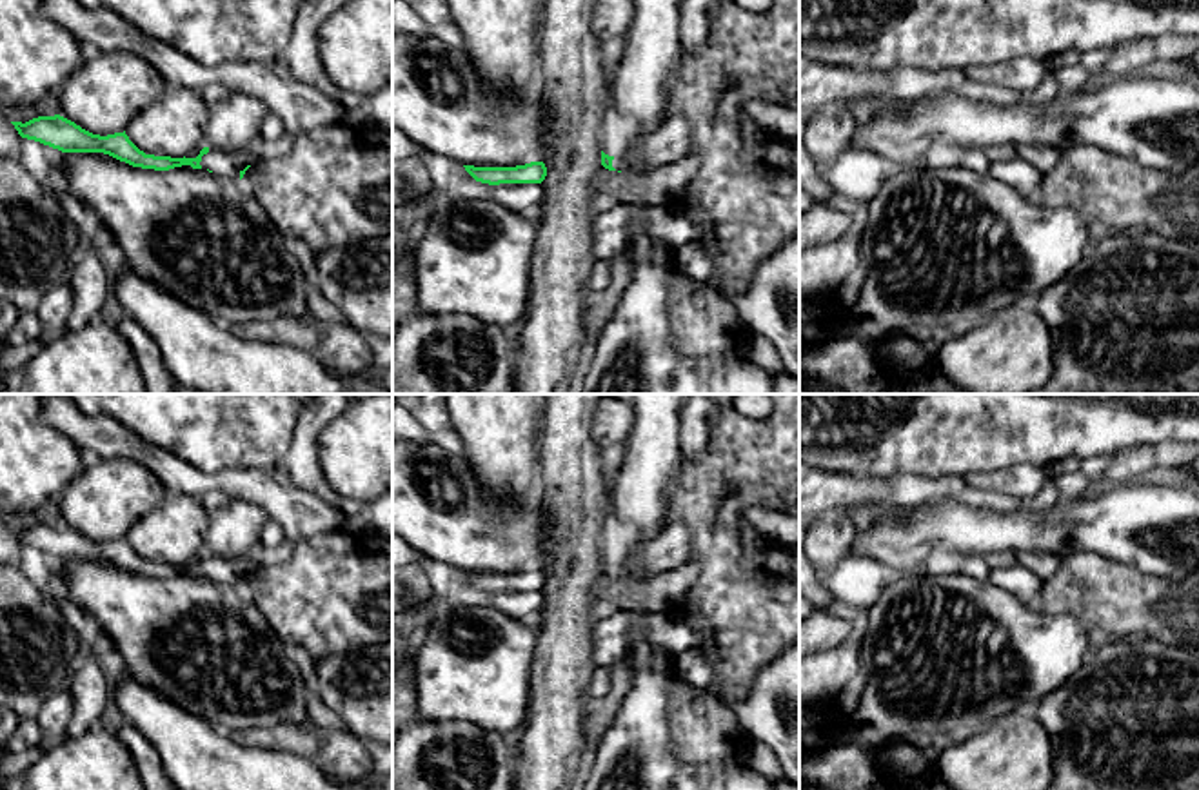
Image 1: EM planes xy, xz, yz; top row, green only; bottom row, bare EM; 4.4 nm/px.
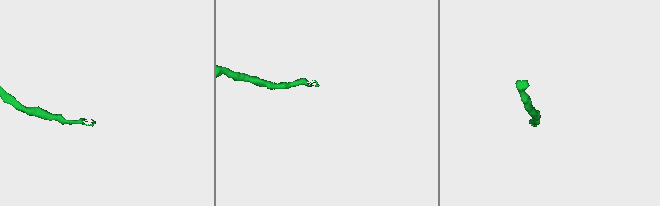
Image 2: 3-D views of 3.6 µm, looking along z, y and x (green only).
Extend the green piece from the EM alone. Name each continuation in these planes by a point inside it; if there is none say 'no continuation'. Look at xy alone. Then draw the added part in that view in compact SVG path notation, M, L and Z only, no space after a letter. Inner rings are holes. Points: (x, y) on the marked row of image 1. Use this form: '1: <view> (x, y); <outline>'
1: xy (220, 162); M209 149L207 154L202 156L202 169L213 171L214 174L225 174L231 178L240 178L240 173L253 165L254 158L243 149L243 151L220 151L220 149Z

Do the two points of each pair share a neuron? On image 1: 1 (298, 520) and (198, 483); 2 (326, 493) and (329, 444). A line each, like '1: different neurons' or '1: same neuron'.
1: same neuron
2: different neurons

